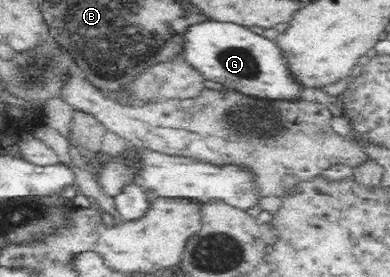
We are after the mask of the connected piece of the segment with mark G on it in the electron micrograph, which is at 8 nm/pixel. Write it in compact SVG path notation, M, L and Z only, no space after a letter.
M206 19L189 25L185 34L181 32L181 46L176 57L197 69L205 80L219 82L243 95L289 100L299 98L303 90L288 74L286 62L273 40L229 21Z

